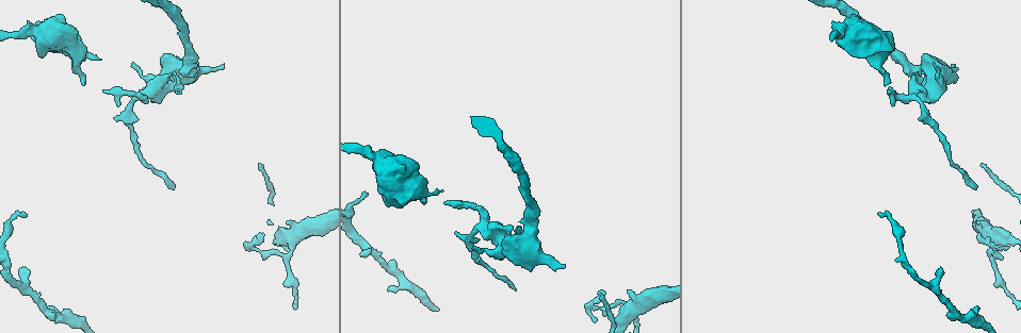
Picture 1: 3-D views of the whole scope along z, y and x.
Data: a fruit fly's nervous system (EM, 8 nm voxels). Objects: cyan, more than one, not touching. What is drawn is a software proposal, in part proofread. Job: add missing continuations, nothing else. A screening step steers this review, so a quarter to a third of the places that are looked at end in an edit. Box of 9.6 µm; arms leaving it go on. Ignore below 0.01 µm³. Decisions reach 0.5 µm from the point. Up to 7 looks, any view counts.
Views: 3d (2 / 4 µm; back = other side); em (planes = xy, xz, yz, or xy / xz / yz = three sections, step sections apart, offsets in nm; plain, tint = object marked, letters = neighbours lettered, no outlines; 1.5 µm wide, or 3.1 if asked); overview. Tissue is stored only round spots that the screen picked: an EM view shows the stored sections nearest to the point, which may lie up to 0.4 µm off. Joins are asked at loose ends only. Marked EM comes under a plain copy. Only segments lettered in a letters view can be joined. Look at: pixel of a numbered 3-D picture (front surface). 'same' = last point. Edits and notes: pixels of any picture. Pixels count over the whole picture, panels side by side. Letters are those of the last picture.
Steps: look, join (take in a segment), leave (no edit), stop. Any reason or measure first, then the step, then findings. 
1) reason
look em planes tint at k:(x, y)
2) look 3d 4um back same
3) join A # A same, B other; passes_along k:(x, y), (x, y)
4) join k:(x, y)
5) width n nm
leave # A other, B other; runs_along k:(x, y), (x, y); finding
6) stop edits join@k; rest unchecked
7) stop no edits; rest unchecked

thin end
look 3d 2um at 1:(979, 236)

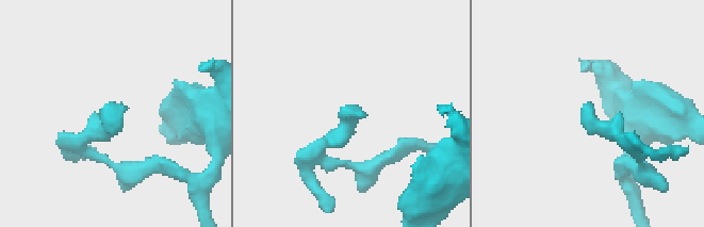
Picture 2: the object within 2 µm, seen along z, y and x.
shape alone is not enough
look em planes letters at 2:(592, 108)

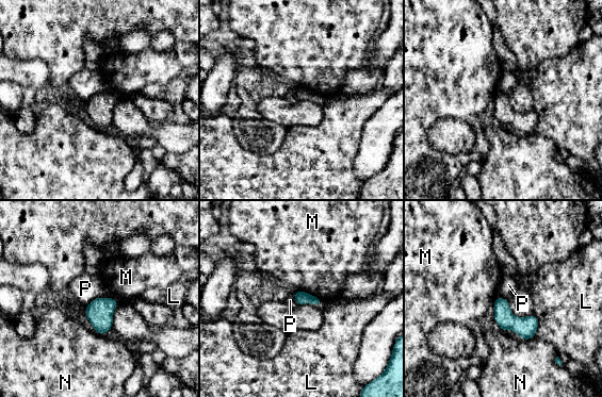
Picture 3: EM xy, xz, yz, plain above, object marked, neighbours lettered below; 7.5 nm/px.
leave # L other, M other, N other, P other; border 3:(99, 296), (86, 305); none of them fits

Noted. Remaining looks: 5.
look em xy step 8 tint at 1:(954, 64)

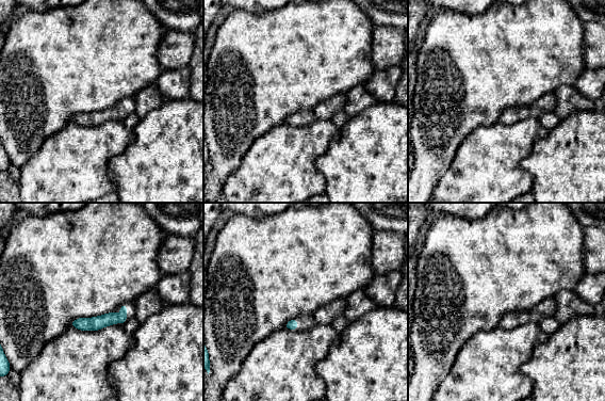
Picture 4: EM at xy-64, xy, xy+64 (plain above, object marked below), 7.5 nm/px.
cut it another way
look em planes letters same

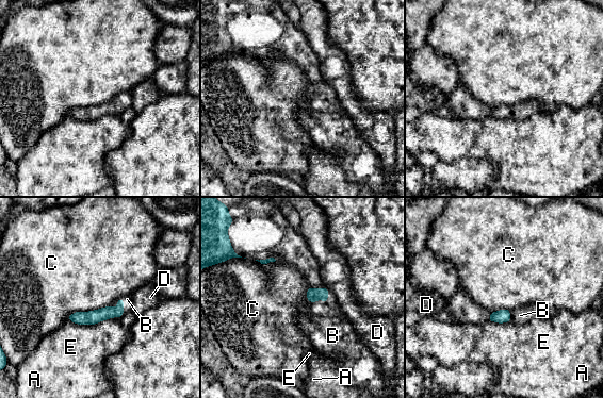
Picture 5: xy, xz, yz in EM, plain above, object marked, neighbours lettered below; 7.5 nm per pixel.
join B # A other, B same, C other, D other, E other; passes_along 5:(93, 317), (123, 305), (127, 299); it goes on there

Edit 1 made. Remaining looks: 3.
an open end
look 3d 4um at 1:(388, 289)

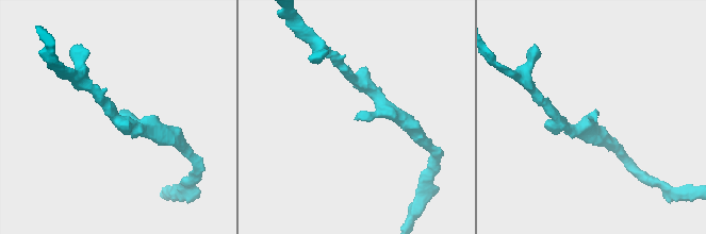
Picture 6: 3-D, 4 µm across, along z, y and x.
look em xy step 4 tint at 6:(357, 119)

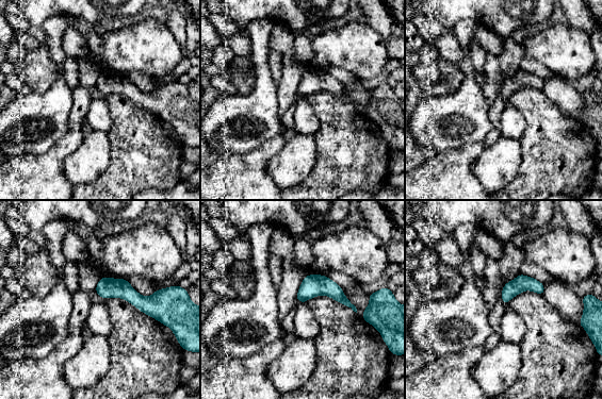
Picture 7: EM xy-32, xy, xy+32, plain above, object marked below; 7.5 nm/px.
cut it another way
look em yz step 8 letters same

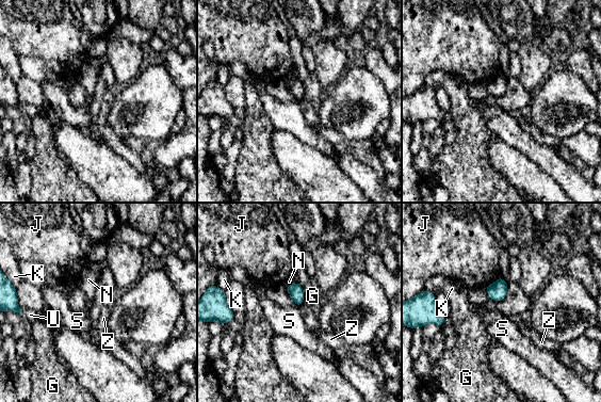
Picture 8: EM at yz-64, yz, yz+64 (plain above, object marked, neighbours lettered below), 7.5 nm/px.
width 110 nm
leave # G other, J other, K other, N other, S other, U other, Z other; border 8:(507, 283), (505, 296), (490, 300); no lettered segment goes on from it

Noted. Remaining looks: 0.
stop edits join@5; rest unchecked

